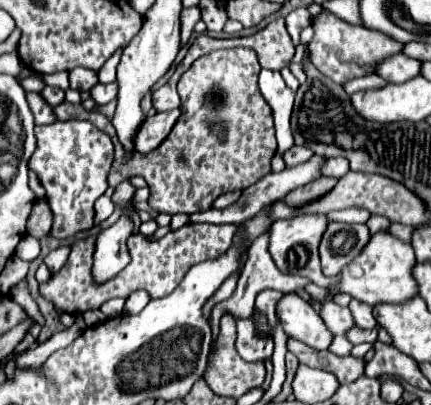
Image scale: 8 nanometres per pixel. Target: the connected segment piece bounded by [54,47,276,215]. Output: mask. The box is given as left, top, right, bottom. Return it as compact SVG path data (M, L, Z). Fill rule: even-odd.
M244 47L221 49L196 59L180 77L178 91L182 99L182 115L170 135L152 153L124 153L112 123L96 111L84 111L82 105L68 101L54 107L56 119L86 119L100 131L108 133L114 143L114 163L108 185L116 187L130 175L142 175L150 187L150 209L158 213L198 213L212 207L218 195L246 189L260 177L270 173L270 159L276 153L276 137L272 109L258 89L261 66L254 50ZM222 121L226 125L226 141L218 143L208 125Z

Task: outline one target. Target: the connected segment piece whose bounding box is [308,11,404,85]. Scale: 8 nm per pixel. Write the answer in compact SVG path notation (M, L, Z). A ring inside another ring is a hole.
M322 11L320 15L312 17L312 29L314 29L314 39L308 45L308 49L312 49L310 51L312 63L318 71L322 71L326 77L336 81L338 85L344 85L356 77L374 73L380 61L386 61L388 57L402 53L404 49L404 45L394 41L392 37L370 31L360 25L348 25L346 21L340 21L340 17L328 11Z

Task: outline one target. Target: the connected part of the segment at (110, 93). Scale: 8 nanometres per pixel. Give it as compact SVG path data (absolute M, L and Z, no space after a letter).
M96 83L92 89L90 89L90 97L98 103L98 105L106 105L110 101L114 101L118 97L118 83L108 83L108 85L102 85L102 83Z

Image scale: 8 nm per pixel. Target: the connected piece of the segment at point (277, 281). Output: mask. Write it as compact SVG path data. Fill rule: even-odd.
M266 233L264 237L256 237L256 241L252 243L252 247L250 247L250 251L248 251L248 261L246 261L246 265L244 265L244 269L242 269L242 275L240 275L240 279L238 279L238 287L236 287L234 295L232 295L228 301L224 301L224 303L220 303L220 305L216 305L216 307L212 309L210 325L212 325L214 339L216 339L216 335L218 335L220 317L222 317L224 313L232 313L232 311L236 311L236 315L240 315L240 317L246 317L246 315L254 309L254 299L256 299L256 295L258 295L260 291L264 291L264 289L276 289L276 291L288 293L288 291L304 289L308 283L312 283L312 281L308 281L306 277L292 277L292 275L280 273L280 269L276 269L276 263L272 261L270 253L268 253L268 237L270 237L270 233Z

